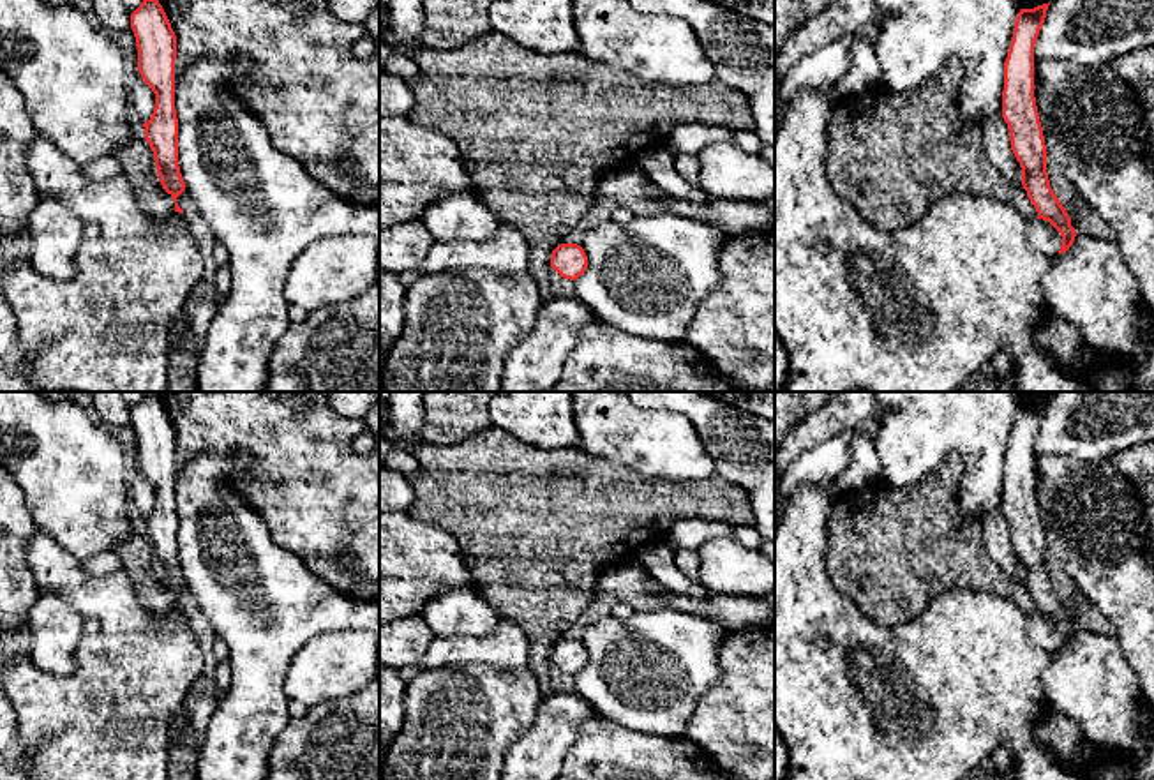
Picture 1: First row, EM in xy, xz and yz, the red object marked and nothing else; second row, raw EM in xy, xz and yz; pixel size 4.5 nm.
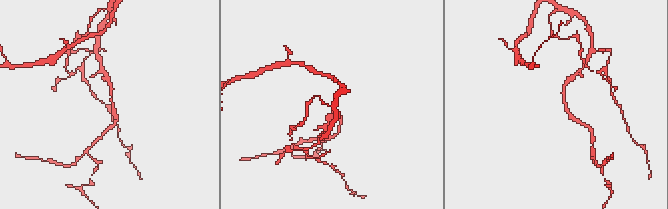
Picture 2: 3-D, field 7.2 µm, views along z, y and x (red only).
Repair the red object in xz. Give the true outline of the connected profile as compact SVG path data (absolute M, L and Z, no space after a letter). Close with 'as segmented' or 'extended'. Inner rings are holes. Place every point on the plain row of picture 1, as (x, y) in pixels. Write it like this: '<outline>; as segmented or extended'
M561 639L552 646L551 662L561 672L575 676L588 664L588 651L577 639Z; as segmented

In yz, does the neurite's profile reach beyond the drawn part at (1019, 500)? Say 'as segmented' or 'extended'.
as segmented

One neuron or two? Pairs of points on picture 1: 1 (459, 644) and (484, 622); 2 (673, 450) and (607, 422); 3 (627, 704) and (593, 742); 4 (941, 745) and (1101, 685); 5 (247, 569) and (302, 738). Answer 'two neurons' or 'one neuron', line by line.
1: two neurons
2: one neuron
3: two neurons
4: two neurons
5: two neurons

